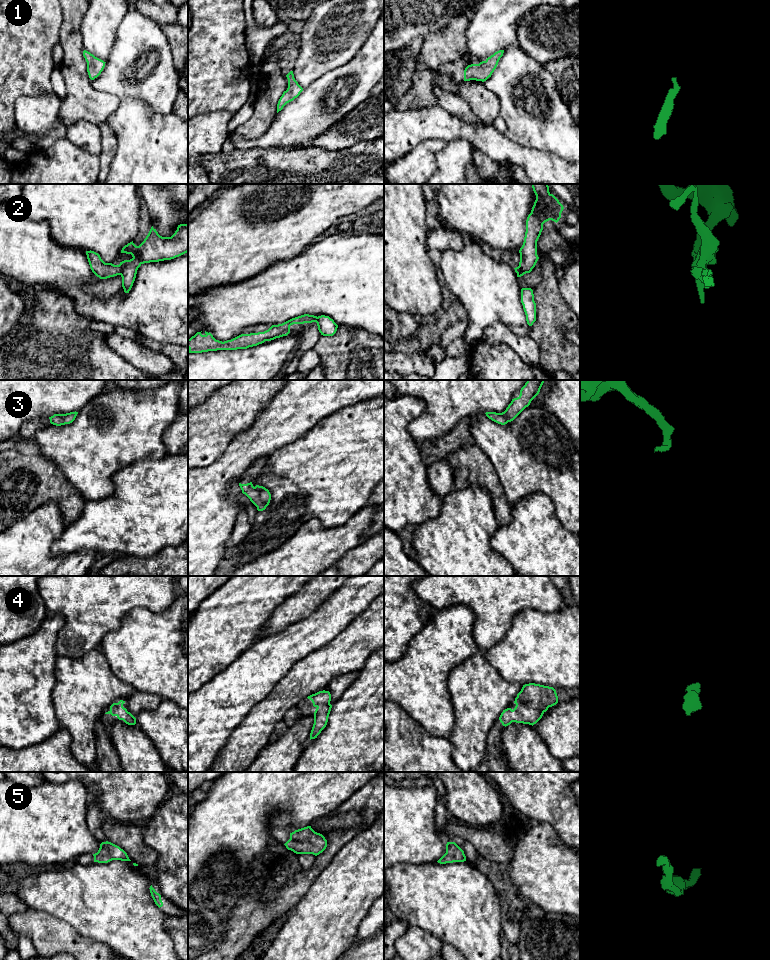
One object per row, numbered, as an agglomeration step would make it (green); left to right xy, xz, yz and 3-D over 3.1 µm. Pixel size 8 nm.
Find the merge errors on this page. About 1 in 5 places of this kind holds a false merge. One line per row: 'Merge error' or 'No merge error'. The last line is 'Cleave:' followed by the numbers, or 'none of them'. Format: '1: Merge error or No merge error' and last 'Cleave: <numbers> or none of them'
1: No merge error
2: Merge error
3: No merge error
4: No merge error
5: No merge error
Cleave: 2

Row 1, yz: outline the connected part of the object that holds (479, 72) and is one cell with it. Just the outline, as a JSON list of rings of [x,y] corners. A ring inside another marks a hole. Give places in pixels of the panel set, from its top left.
[[[499,50],[479,64],[468,65],[464,70],[464,81],[486,81],[496,69],[504,50]]]

